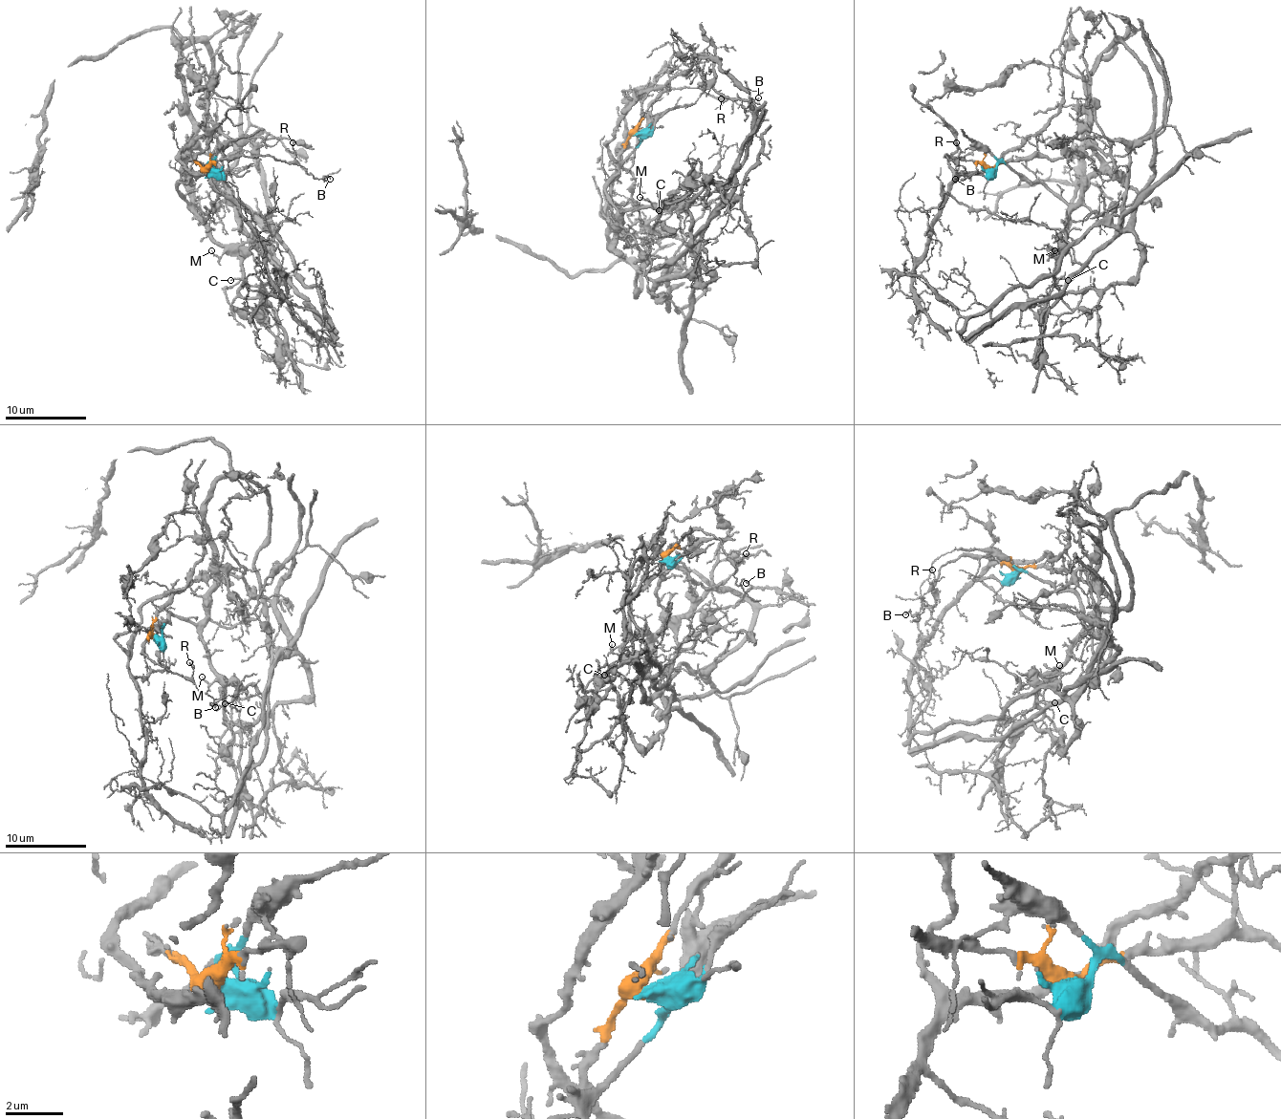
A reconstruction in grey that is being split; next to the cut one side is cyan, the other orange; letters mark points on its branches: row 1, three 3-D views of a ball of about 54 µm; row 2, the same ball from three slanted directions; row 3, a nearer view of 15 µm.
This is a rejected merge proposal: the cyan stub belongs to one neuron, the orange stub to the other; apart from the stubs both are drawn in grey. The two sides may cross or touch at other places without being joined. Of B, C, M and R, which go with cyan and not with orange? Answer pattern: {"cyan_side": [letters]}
{"cyan_side": ["C", "M"]}

